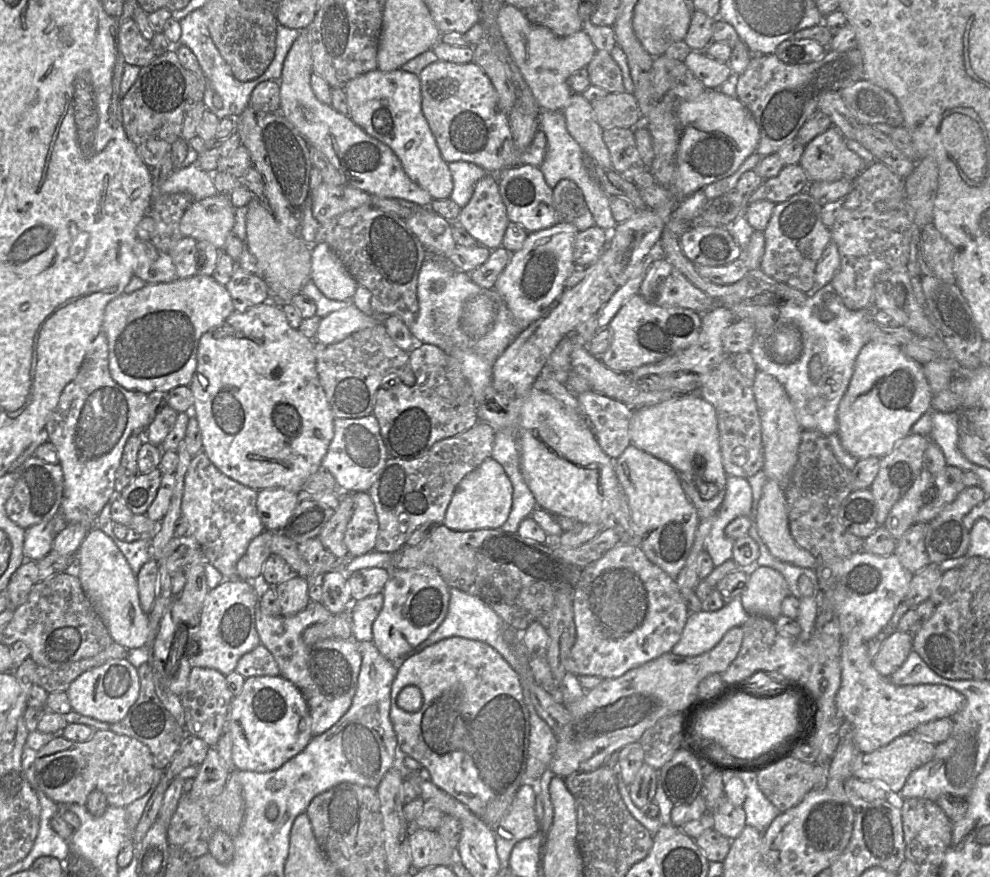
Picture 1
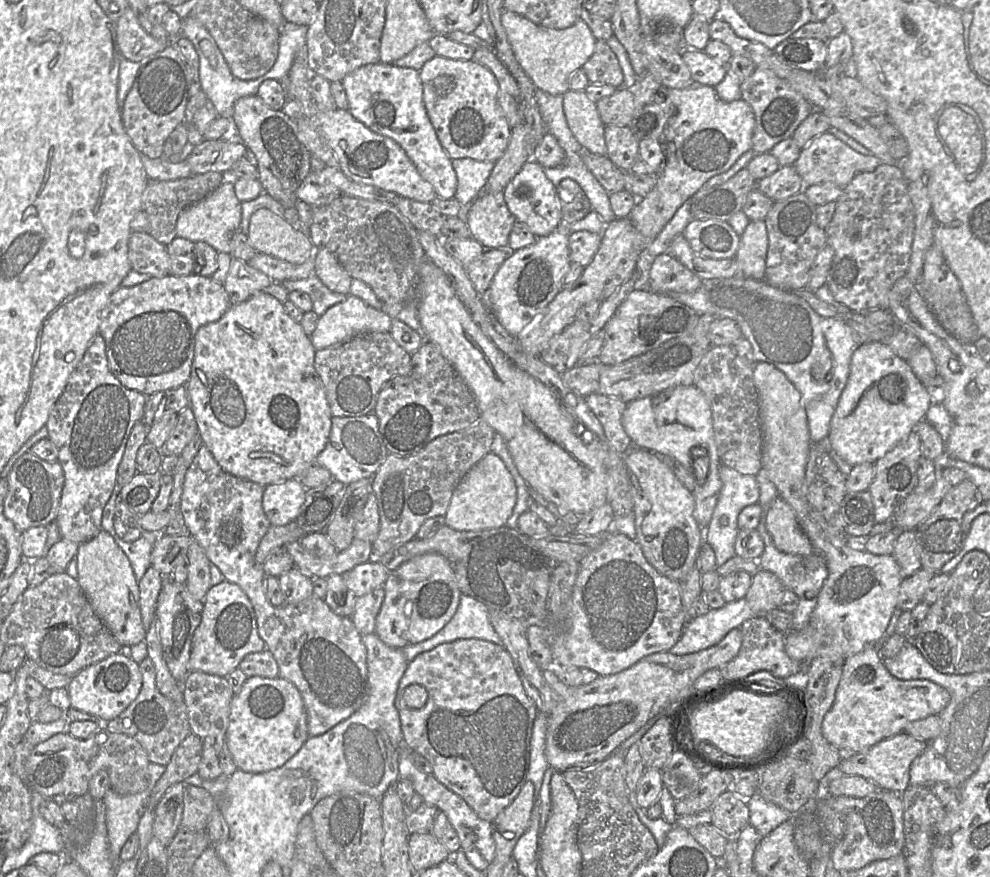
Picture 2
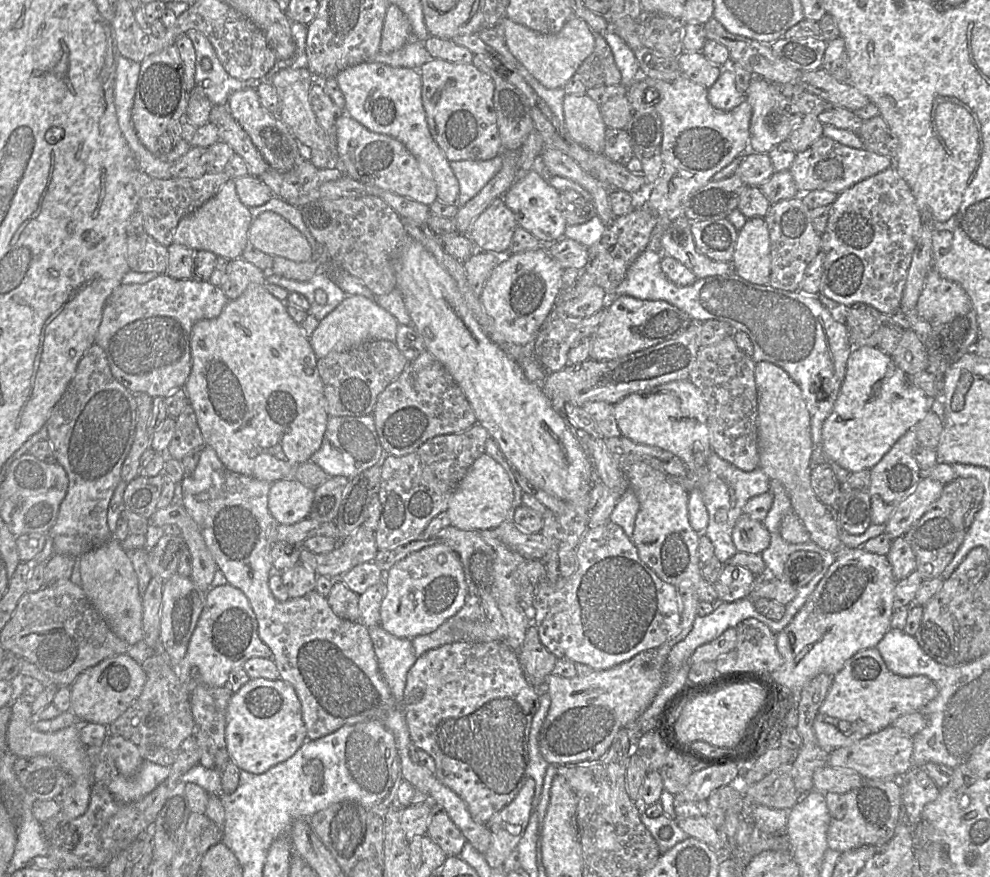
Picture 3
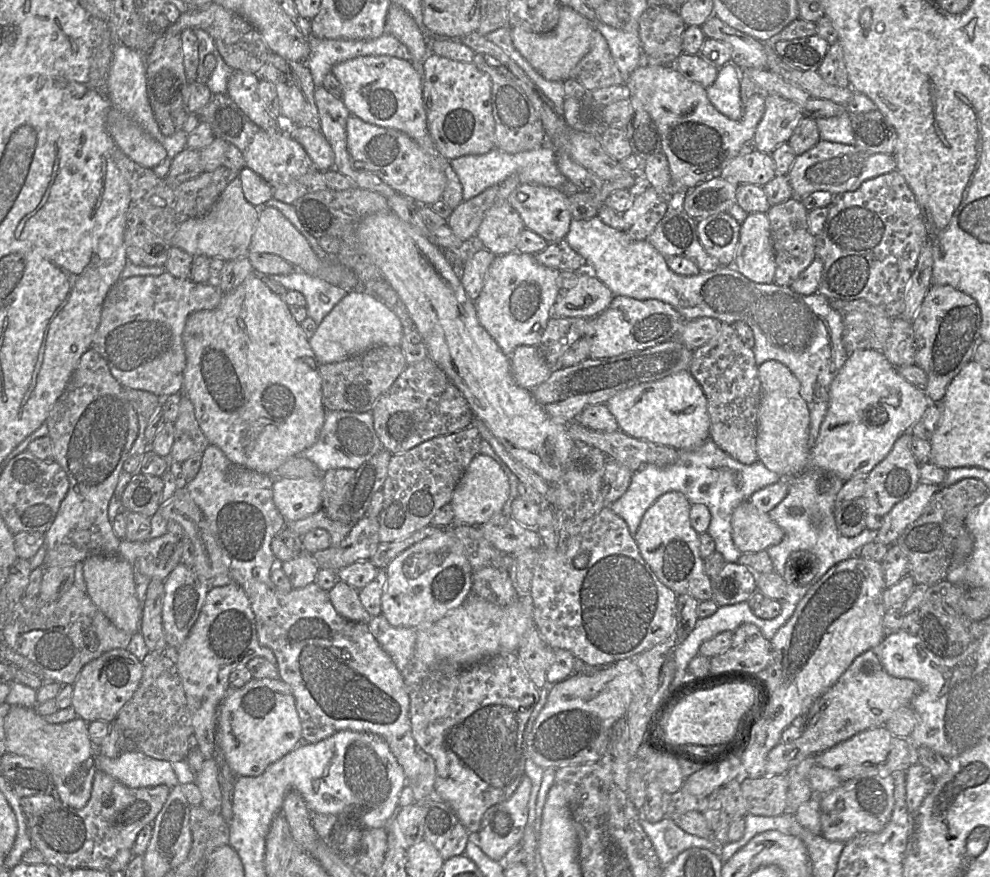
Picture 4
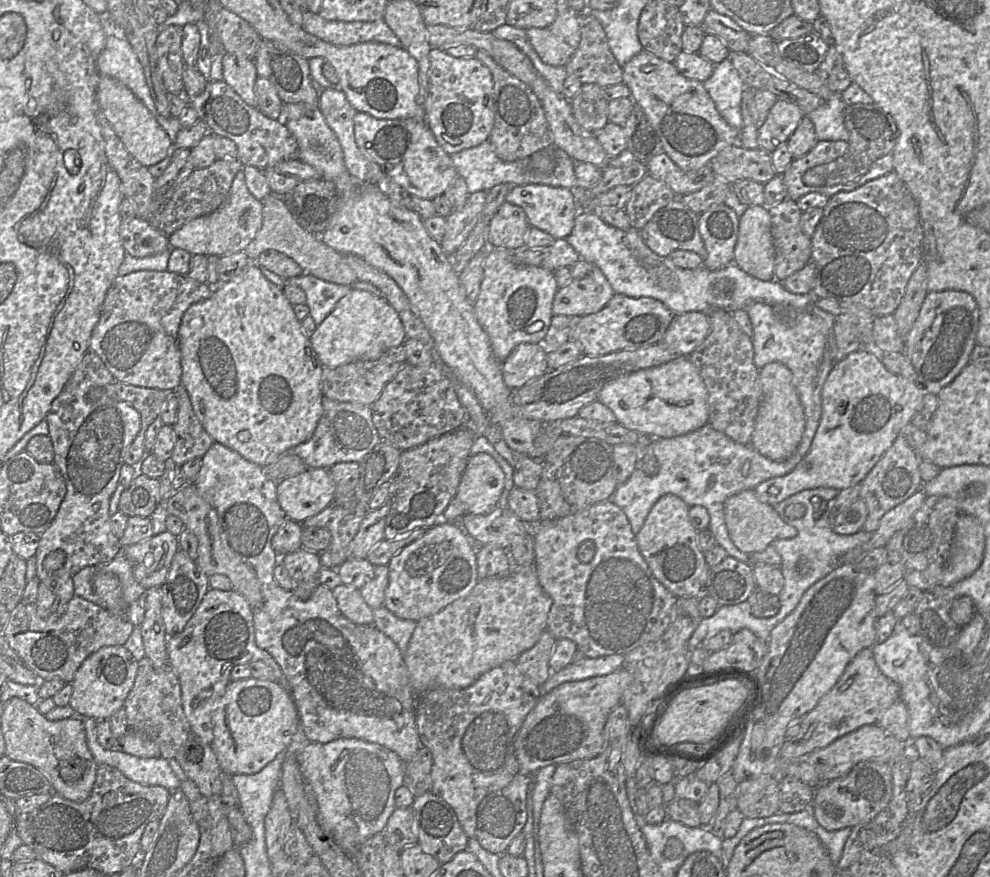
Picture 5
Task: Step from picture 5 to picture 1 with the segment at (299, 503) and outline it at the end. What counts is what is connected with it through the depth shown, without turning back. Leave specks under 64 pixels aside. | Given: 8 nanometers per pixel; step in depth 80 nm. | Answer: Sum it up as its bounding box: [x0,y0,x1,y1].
[256,488,297,531]

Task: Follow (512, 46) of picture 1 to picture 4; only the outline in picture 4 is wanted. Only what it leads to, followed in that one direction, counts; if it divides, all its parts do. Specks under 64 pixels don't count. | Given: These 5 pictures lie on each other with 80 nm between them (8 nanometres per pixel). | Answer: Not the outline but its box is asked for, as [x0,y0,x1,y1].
[511,5,593,81]

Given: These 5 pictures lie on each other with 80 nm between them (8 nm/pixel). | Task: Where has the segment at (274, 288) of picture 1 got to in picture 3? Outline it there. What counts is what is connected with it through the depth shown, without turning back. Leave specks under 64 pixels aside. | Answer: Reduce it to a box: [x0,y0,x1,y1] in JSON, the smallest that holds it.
[248,211,312,262]

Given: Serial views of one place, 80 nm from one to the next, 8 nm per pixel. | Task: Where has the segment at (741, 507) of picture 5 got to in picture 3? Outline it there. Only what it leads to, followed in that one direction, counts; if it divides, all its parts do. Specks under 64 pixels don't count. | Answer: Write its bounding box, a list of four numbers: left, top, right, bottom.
[732,513,770,554]

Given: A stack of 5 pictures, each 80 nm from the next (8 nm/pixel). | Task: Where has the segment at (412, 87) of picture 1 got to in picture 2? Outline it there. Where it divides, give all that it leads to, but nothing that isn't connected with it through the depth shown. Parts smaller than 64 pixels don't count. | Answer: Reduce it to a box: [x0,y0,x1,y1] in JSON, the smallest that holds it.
[341,61,457,200]

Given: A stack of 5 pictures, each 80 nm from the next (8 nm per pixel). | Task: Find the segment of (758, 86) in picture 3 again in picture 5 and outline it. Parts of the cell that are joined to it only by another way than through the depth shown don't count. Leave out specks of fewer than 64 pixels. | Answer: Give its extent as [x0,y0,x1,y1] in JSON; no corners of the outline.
[758,99,803,153]

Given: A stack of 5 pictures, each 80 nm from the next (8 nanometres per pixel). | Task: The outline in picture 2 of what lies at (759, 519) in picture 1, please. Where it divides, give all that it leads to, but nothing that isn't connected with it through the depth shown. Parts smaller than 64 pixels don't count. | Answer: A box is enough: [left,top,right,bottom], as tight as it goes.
[765,496,814,556]

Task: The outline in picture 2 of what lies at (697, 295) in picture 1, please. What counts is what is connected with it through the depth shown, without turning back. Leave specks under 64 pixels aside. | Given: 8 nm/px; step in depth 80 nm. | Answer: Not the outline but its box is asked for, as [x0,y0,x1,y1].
[648,252,702,294]

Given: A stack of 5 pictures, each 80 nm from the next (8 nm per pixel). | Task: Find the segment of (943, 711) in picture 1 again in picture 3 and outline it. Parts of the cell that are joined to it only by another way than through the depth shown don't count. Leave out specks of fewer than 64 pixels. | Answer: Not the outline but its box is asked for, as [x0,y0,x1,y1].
[813,647,938,753]

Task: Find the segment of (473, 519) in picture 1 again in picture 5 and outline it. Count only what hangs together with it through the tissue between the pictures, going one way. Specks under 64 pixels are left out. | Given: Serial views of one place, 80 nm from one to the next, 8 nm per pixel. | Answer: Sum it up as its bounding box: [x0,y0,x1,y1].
[455,453,504,515]

